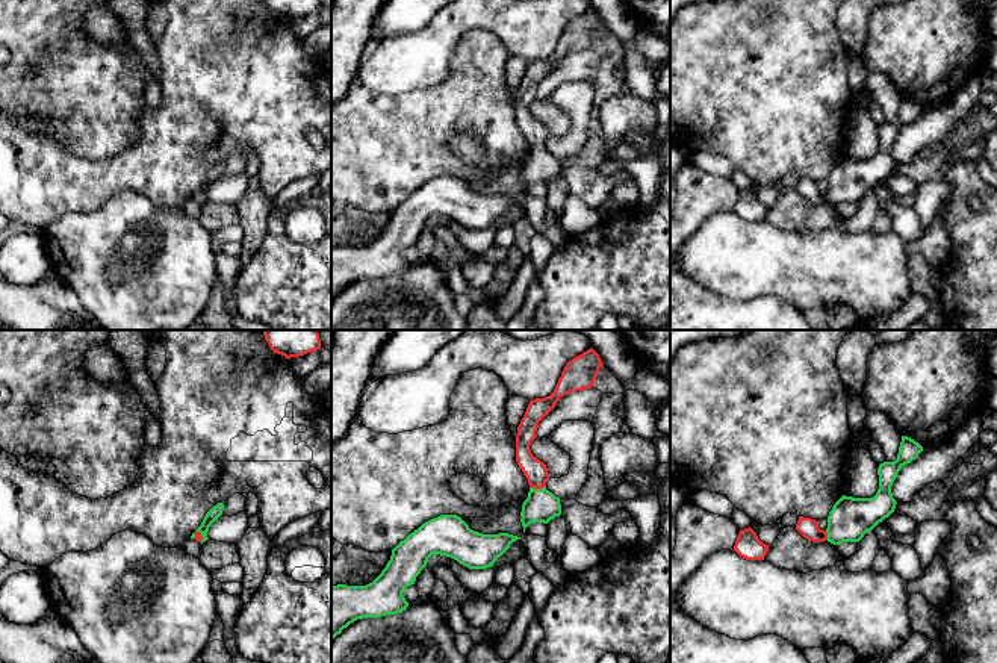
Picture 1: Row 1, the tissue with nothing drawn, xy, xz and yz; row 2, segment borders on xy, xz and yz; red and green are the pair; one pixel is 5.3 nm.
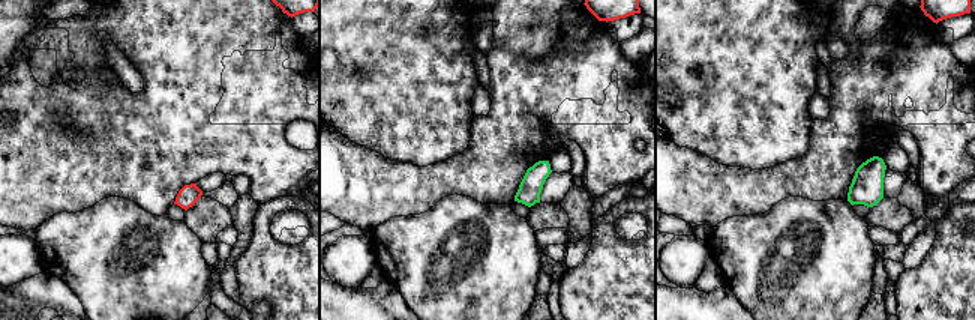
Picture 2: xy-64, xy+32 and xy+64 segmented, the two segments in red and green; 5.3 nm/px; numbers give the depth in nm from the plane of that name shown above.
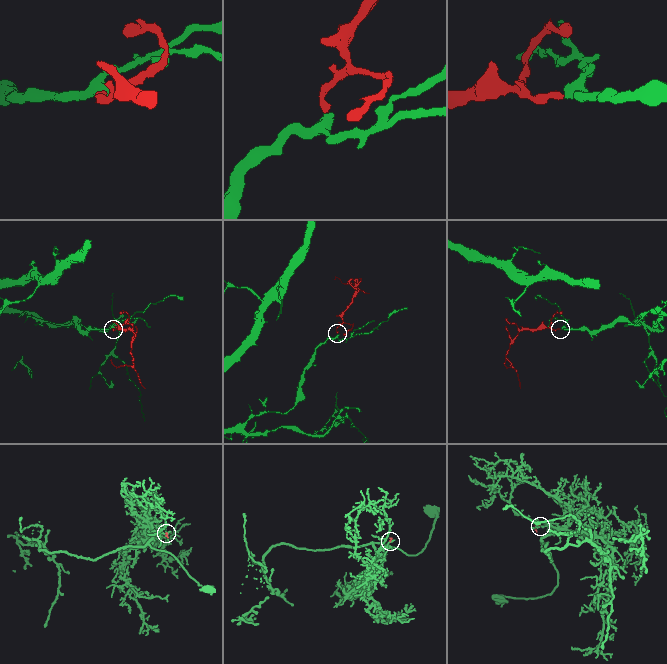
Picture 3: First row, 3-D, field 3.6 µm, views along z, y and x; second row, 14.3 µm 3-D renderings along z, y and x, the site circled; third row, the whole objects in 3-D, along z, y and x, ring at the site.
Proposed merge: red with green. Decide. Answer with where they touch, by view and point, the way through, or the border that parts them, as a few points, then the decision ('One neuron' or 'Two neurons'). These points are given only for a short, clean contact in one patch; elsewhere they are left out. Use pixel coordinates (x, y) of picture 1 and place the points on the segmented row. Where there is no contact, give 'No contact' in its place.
Touches red at xz (537, 488). Path across: xz (534, 470), (537, 488), (540, 506). One neuron

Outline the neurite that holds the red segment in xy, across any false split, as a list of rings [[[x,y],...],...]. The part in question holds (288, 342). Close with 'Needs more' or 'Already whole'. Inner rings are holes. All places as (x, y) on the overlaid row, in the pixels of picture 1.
[[[263,330],[263,336],[269,348],[286,359],[321,348],[318,330]]]. Already whole

